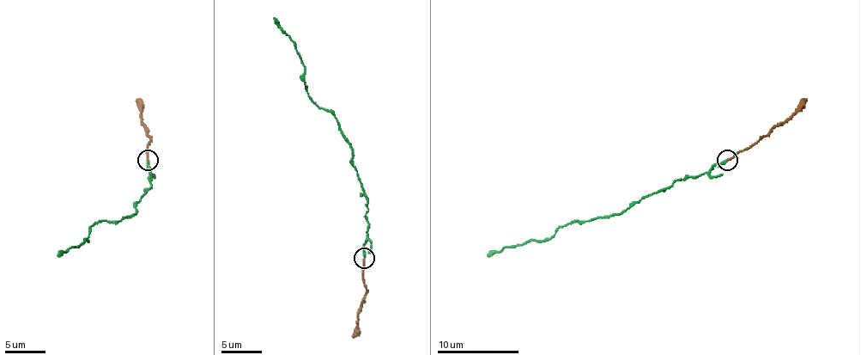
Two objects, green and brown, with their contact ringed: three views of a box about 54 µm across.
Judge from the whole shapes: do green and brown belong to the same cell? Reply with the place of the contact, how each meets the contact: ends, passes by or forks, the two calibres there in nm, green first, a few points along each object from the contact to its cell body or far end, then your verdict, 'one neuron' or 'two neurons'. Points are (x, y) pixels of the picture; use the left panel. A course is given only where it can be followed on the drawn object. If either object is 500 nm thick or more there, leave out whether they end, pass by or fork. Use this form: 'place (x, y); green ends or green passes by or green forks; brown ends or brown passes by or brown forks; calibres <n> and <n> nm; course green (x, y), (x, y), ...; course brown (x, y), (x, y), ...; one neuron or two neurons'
place (148, 160); green ends; brown ends; calibres 240 and 170 nm; course green (148, 159), (150, 187), (134, 214), (95, 223), (87, 241), (57, 255); course brown (148, 159), (146, 149), (150, 138), (142, 123), (142, 104), (136, 98); two neurons

